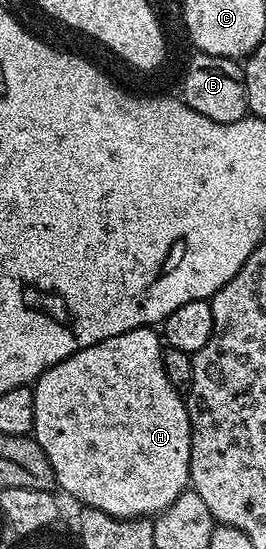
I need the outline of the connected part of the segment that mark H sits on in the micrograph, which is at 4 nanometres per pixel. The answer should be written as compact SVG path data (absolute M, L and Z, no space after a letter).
M142 326L133 328L129 332L121 332L121 336L109 336L109 340L101 340L49 368L35 383L35 429L33 437L37 444L49 456L49 464L53 464L53 472L58 489L64 490L71 498L83 502L84 507L92 510L100 510L114 518L145 518L160 514L182 490L188 489L191 476L191 421L187 411L187 403L184 395L169 384L169 376L165 376L165 364L163 363L164 343L160 335L152 327Z

